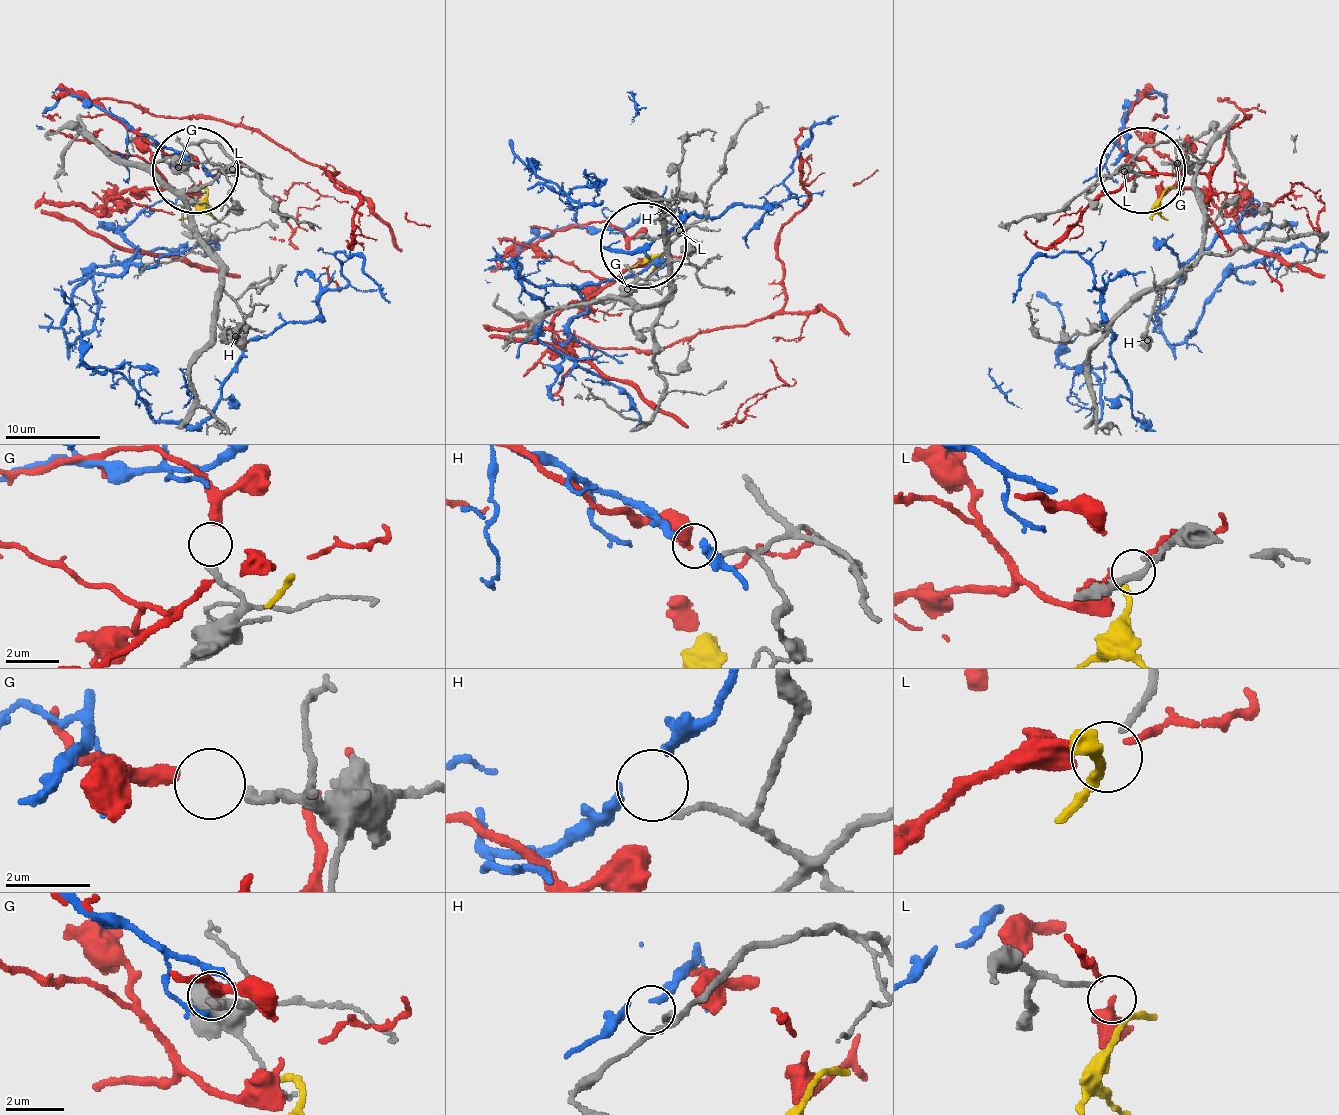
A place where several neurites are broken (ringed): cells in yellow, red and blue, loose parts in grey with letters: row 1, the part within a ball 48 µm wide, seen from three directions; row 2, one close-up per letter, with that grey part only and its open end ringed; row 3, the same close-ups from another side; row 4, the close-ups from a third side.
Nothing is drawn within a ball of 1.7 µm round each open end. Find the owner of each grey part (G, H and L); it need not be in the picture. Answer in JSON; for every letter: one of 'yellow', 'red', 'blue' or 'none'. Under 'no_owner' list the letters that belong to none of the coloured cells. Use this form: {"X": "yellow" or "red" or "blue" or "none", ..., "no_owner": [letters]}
{"G": "red", "H": "none", "L": "yellow", "no_owner": ["H"]}

